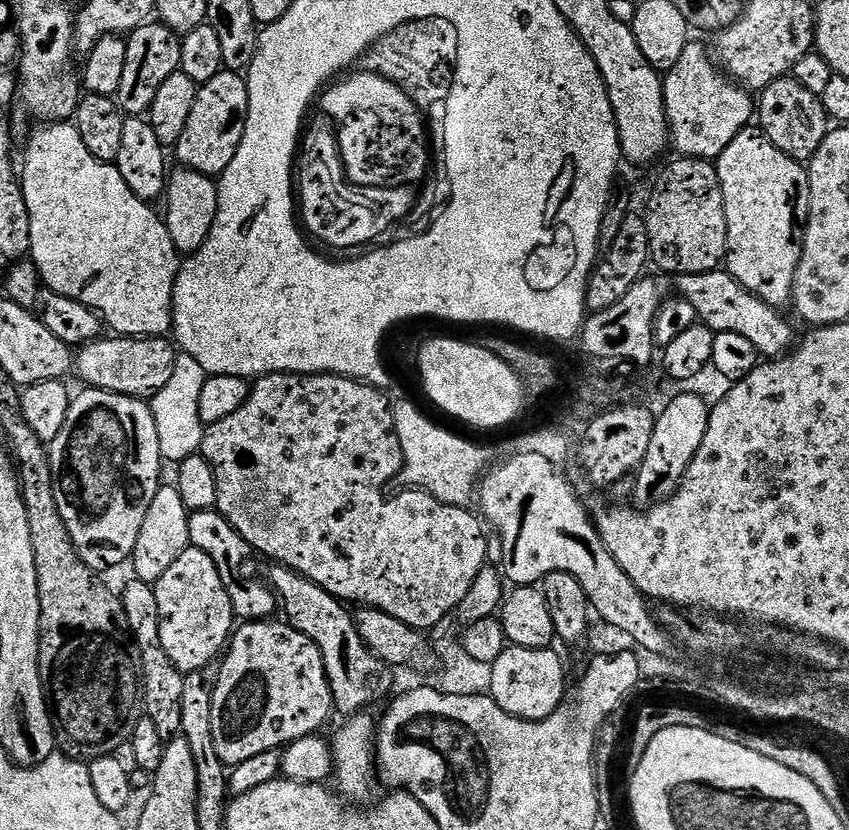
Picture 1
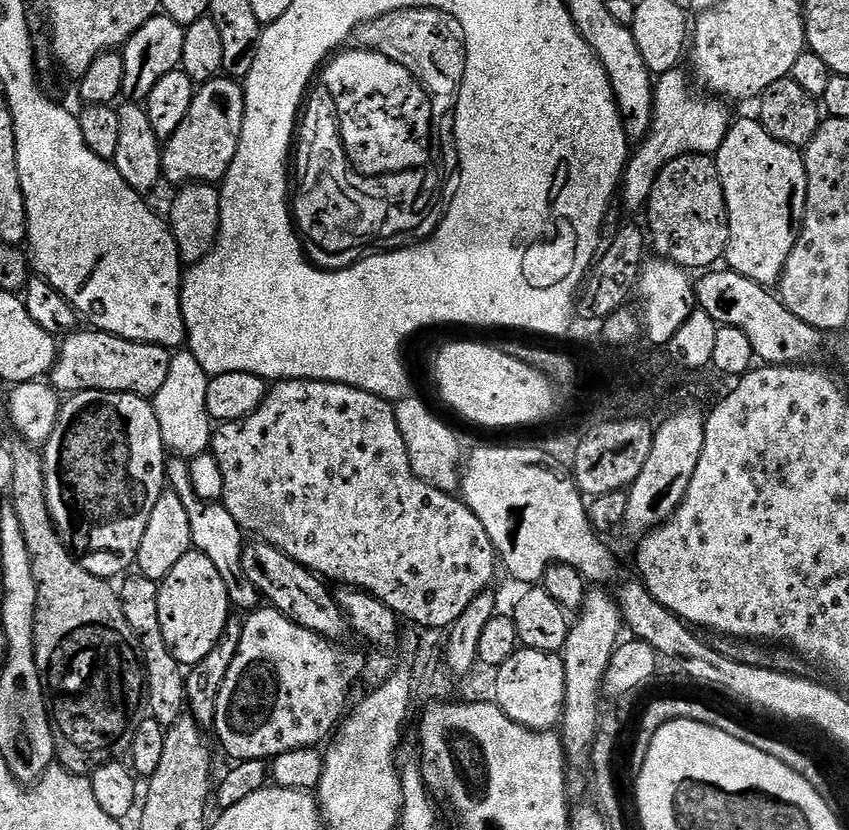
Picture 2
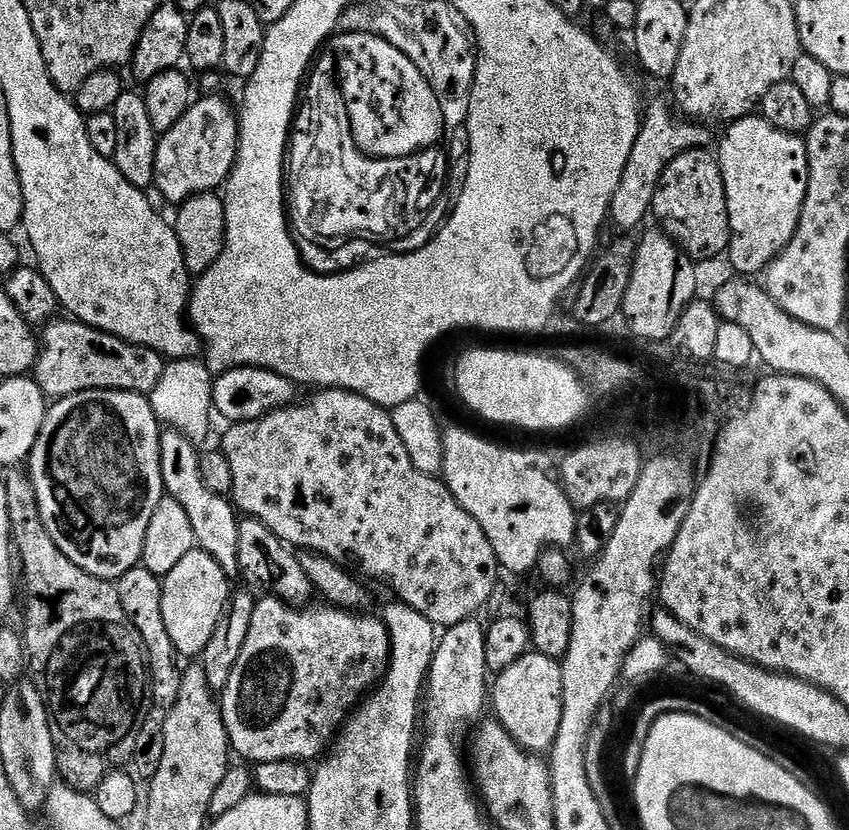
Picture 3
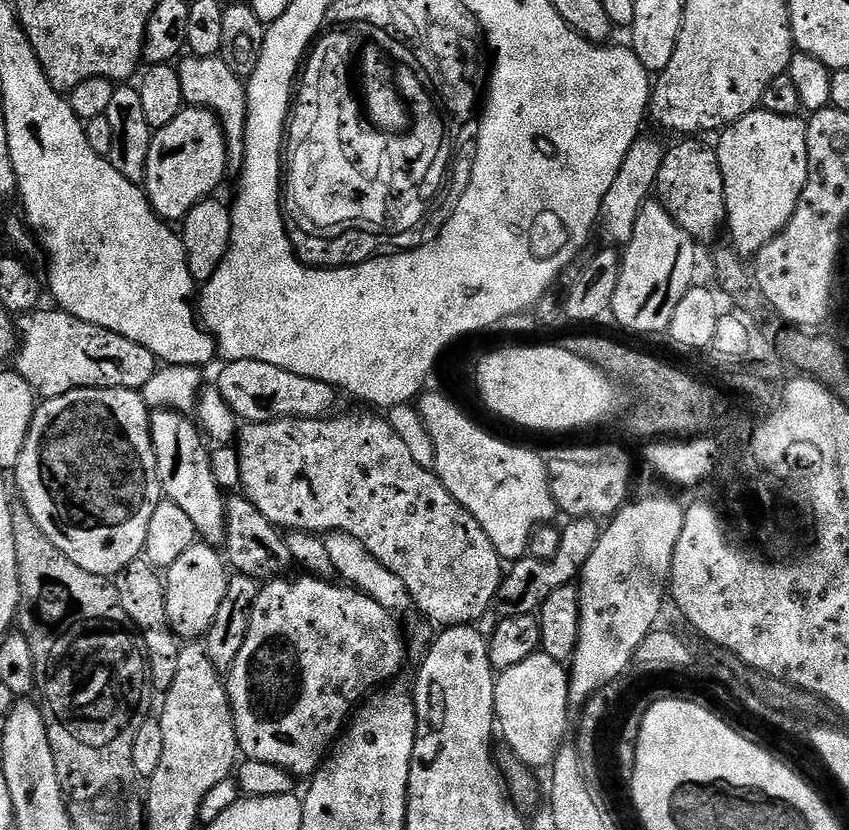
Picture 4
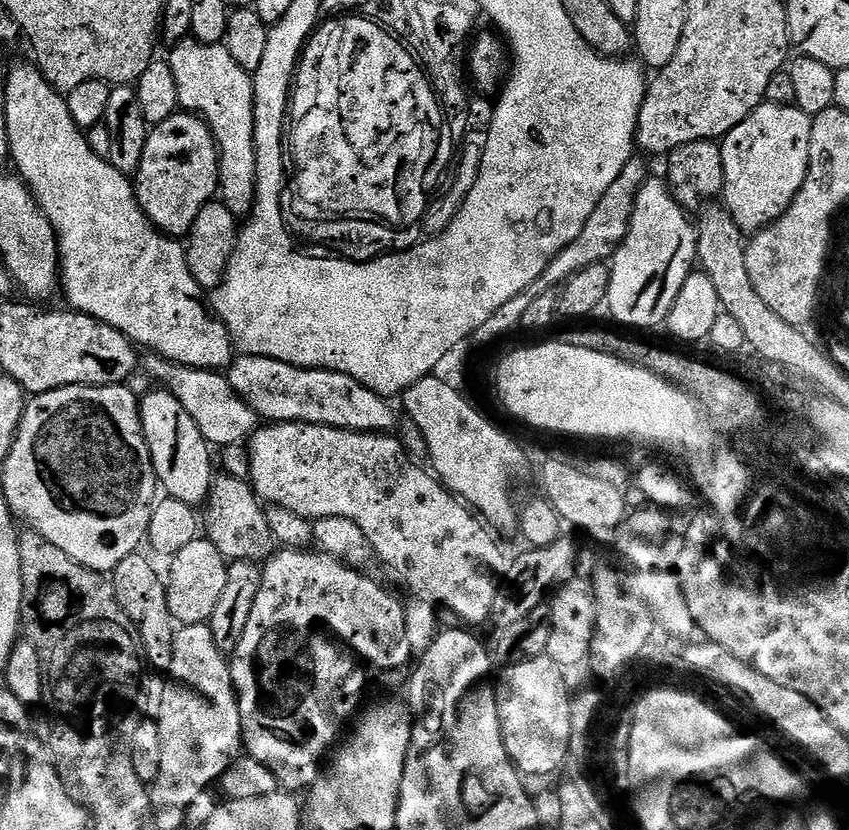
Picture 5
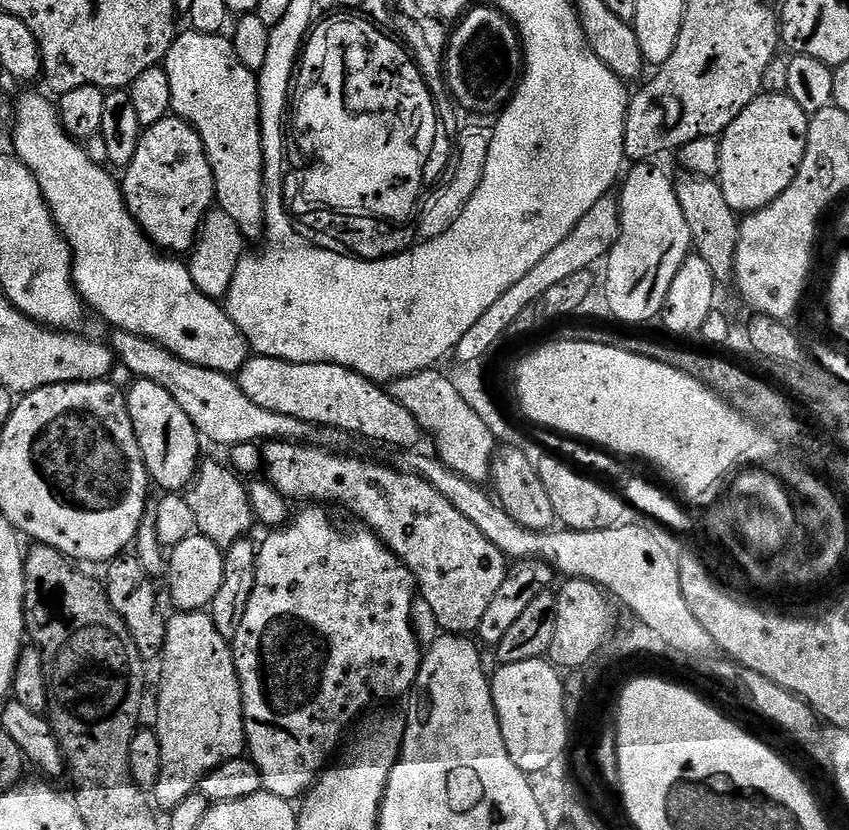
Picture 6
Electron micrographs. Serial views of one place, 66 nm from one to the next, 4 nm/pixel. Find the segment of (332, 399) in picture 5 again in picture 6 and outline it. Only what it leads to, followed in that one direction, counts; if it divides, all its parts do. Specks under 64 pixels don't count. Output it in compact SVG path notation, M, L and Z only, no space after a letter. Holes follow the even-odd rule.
M249 355L248 360L242 366L242 370L237 372L235 377L236 385L242 390L242 394L246 394L246 398L250 398L250 402L255 402L257 406L262 406L262 410L274 410L274 414L290 414L290 418L302 418L302 422L310 422L311 424L321 424L327 428L337 428L343 432L348 432L353 438L360 436L364 440L377 440L380 444L393 444L396 450L412 450L417 447L416 444L422 440L422 433L418 422L414 418L414 414L410 414L410 410L405 410L403 406L398 406L398 402L394 402L394 398L390 398L390 394L381 385L374 380L368 380L362 374L358 374L349 368L343 368L337 364L295 364L294 362L286 362L278 358L270 358L269 356Z

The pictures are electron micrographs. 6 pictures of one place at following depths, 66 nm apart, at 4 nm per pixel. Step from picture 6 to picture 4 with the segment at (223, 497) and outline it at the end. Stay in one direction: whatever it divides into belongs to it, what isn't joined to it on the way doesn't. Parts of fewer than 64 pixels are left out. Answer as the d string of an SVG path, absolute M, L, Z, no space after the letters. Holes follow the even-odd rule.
M242 494L227 497L226 538L222 548L226 553L227 563L242 576L284 578L294 568L288 542L281 529L269 522L266 514L262 514L262 510L258 510L258 506L254 506L254 502L250 502Z

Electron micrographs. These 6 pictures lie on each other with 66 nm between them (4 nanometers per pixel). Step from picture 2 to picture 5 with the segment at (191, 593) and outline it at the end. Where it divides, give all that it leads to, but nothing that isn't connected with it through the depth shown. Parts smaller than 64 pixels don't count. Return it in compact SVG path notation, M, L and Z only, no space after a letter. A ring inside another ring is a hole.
M197 538L190 542L178 554L171 557L172 573L167 573L168 601L170 614L177 625L208 624L214 614L214 606L218 606L218 598L222 598L222 590L226 587L226 574L229 561L218 554L218 546L206 538Z

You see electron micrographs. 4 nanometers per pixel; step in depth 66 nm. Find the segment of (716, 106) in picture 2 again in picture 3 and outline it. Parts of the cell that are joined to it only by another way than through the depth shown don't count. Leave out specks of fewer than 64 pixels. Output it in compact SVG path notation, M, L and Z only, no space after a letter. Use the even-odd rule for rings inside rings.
M667 99L665 100L656 100L649 108L647 105L642 116L640 133L634 142L634 150L630 150L630 158L626 161L622 182L618 190L614 190L610 220L611 223L614 222L622 228L620 230L636 228L647 216L650 216L652 199L656 193L656 185L660 183L660 176L666 170L666 166L674 162L678 154L688 152L692 148L709 147L708 132L704 129L707 127L703 123L681 118L674 111L673 105Z

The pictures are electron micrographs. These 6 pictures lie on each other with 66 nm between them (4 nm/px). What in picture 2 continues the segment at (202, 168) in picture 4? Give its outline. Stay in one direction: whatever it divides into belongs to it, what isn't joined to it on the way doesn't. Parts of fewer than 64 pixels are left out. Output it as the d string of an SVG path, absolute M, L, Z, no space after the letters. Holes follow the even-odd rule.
M217 78L199 85L194 102L182 126L174 130L169 140L163 141L160 166L165 181L185 184L211 184L223 181L230 162L238 154L238 142L242 138L244 121L244 85L231 78Z

